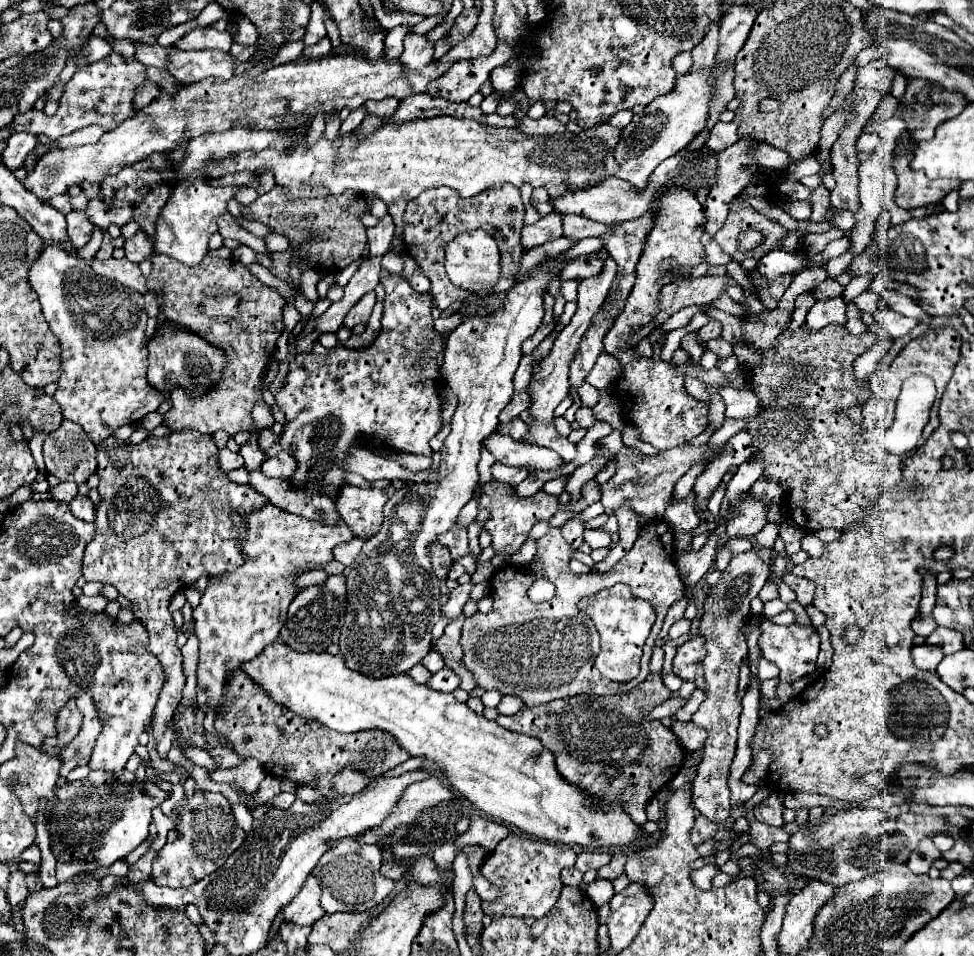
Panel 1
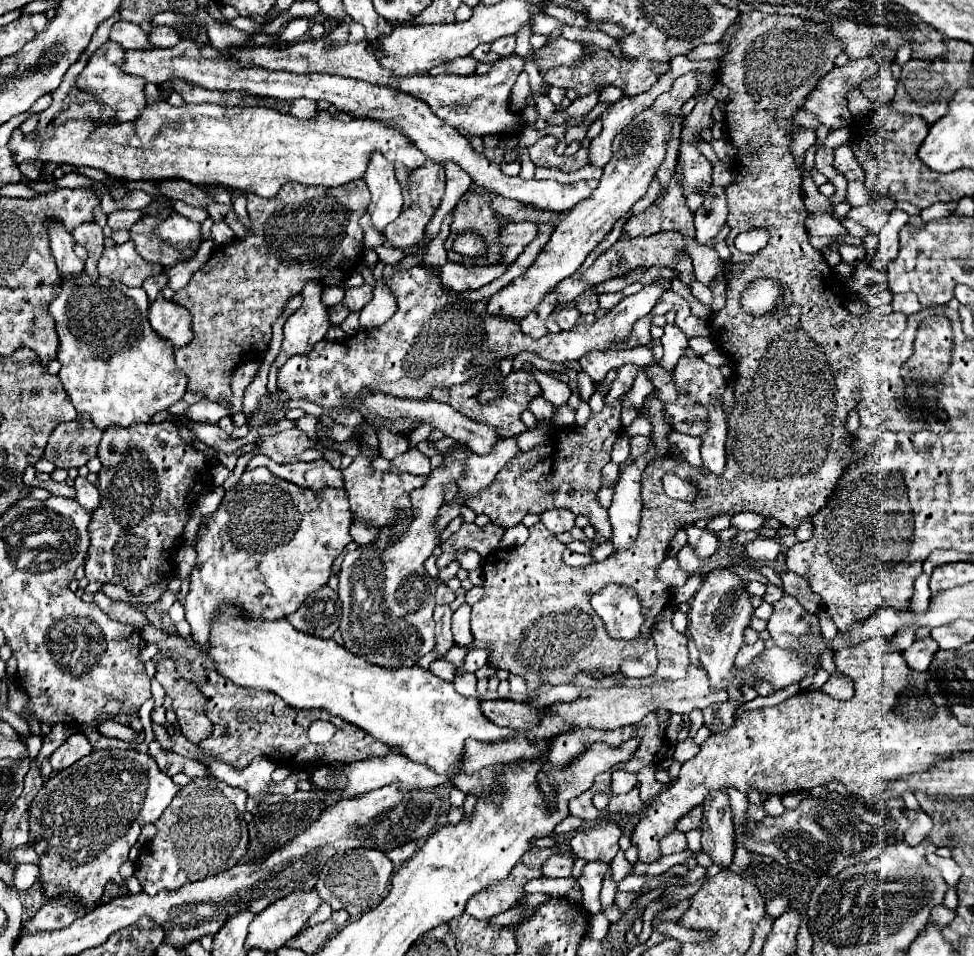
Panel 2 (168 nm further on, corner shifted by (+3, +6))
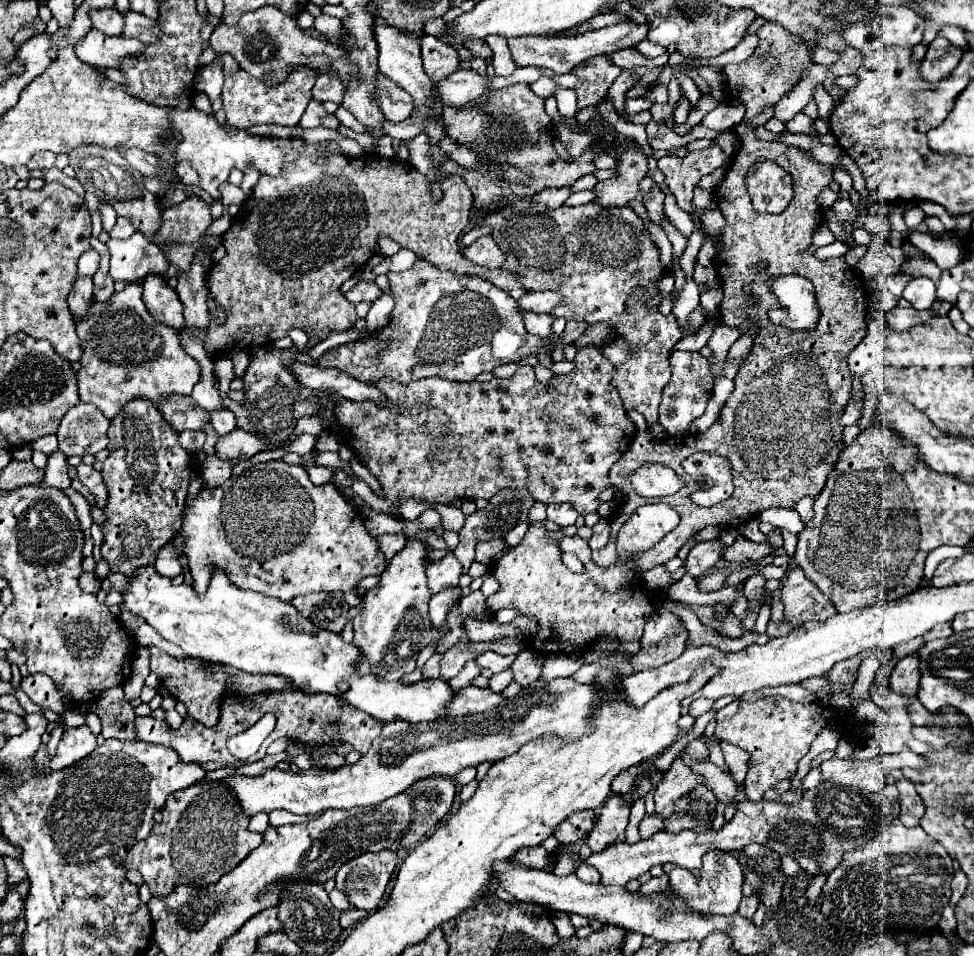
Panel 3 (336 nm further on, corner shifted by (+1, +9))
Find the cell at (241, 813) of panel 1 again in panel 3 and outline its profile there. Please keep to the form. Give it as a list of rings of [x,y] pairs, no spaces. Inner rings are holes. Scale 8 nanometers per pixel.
[[[259,812],[250,818],[249,830],[252,832],[264,833],[270,826],[268,814]]]

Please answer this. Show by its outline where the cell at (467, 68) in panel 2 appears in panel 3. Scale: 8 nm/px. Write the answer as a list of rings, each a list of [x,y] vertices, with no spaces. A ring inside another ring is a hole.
[[[427,34],[421,39],[421,58],[424,70],[432,80],[439,80],[459,70],[461,62],[455,48]]]

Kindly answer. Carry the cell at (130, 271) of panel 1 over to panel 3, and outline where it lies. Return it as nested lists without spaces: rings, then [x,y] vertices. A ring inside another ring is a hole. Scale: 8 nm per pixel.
[[[141,232],[127,240],[111,238],[107,242],[111,252],[111,278],[123,282],[139,282],[145,274],[165,274],[169,262],[163,250],[151,244]]]

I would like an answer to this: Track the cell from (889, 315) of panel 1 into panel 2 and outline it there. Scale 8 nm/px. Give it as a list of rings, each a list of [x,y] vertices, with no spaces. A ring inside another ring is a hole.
[[[901,293],[893,297],[893,311],[901,311],[905,315],[913,315],[917,311],[921,311],[921,303],[917,301],[915,293]]]

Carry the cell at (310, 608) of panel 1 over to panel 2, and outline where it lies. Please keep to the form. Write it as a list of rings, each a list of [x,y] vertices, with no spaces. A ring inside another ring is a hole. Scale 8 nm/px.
[[[321,587],[317,593],[311,593],[303,605],[287,617],[291,625],[303,633],[317,637],[333,637],[339,629],[341,619],[341,599],[331,587]]]

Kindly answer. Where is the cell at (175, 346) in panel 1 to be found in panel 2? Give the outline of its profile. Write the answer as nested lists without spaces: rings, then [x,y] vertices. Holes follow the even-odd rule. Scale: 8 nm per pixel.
[[[161,293],[155,301],[151,301],[147,319],[159,337],[171,341],[175,347],[187,345],[193,337],[191,333],[191,317],[189,311],[175,301],[167,301]]]

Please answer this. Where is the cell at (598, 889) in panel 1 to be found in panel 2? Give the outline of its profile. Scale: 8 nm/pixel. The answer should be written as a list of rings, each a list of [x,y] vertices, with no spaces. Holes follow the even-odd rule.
[[[619,851],[619,853],[615,855],[615,859],[611,861],[611,871],[613,871],[613,881],[615,881],[615,883],[619,883],[619,881],[623,879],[623,875],[633,873],[633,865],[625,859],[625,853],[623,853],[623,851]]]

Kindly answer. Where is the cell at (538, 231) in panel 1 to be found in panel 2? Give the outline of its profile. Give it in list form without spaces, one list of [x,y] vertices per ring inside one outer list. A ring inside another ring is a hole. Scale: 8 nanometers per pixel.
[[[521,221],[521,223],[511,223],[501,229],[499,233],[499,245],[501,245],[501,265],[513,263],[523,249],[537,237],[537,225],[531,221]]]

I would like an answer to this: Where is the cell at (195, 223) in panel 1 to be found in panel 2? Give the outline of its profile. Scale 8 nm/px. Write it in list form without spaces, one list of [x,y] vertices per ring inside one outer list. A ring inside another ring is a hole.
[[[171,213],[169,219],[161,221],[161,223],[155,227],[155,233],[157,233],[161,239],[177,245],[177,249],[181,249],[181,251],[187,253],[187,247],[199,237],[201,225],[199,225],[199,223],[191,223],[189,219],[181,217],[179,213]]]

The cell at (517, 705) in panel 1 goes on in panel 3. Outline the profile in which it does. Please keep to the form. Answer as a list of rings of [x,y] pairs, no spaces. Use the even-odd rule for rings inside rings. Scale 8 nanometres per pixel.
[[[505,670],[505,672],[501,672],[501,674],[493,674],[491,676],[491,690],[493,692],[501,692],[501,690],[505,690],[507,688],[507,684],[513,680],[513,674],[511,674],[511,670]]]

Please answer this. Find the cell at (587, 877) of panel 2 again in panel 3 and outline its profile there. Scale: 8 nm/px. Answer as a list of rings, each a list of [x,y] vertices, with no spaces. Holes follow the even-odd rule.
[[[585,862],[579,864],[579,868],[575,870],[575,874],[577,874],[583,882],[591,882],[591,884],[599,882],[599,872],[597,872],[593,866],[587,866]]]

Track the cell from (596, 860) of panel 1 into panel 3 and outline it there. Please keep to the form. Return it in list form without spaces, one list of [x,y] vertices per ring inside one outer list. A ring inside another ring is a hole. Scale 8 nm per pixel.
[[[609,796],[609,800],[601,806],[597,822],[587,836],[587,846],[591,852],[601,852],[615,842],[625,840],[625,826],[629,820],[629,806],[623,798]]]

